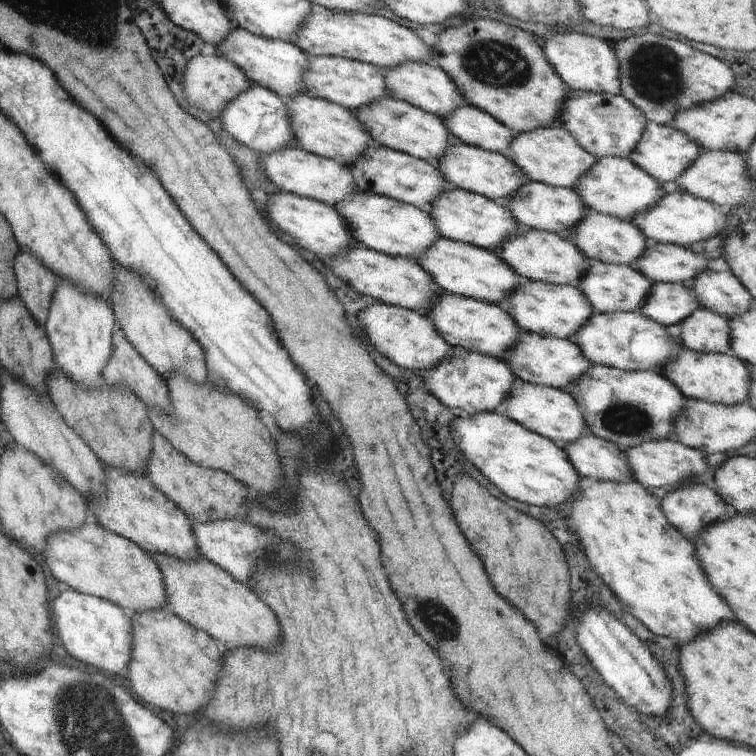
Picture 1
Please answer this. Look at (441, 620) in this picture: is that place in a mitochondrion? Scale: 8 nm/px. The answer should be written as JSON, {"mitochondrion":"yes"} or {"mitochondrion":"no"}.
{"mitochondrion":"yes"}

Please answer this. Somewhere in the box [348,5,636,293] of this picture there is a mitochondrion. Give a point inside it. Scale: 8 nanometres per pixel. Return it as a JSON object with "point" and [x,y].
{"point":[492,62]}

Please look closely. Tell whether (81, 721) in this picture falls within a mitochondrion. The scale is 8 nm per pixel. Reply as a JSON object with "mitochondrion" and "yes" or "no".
{"mitochondrion":"yes"}

